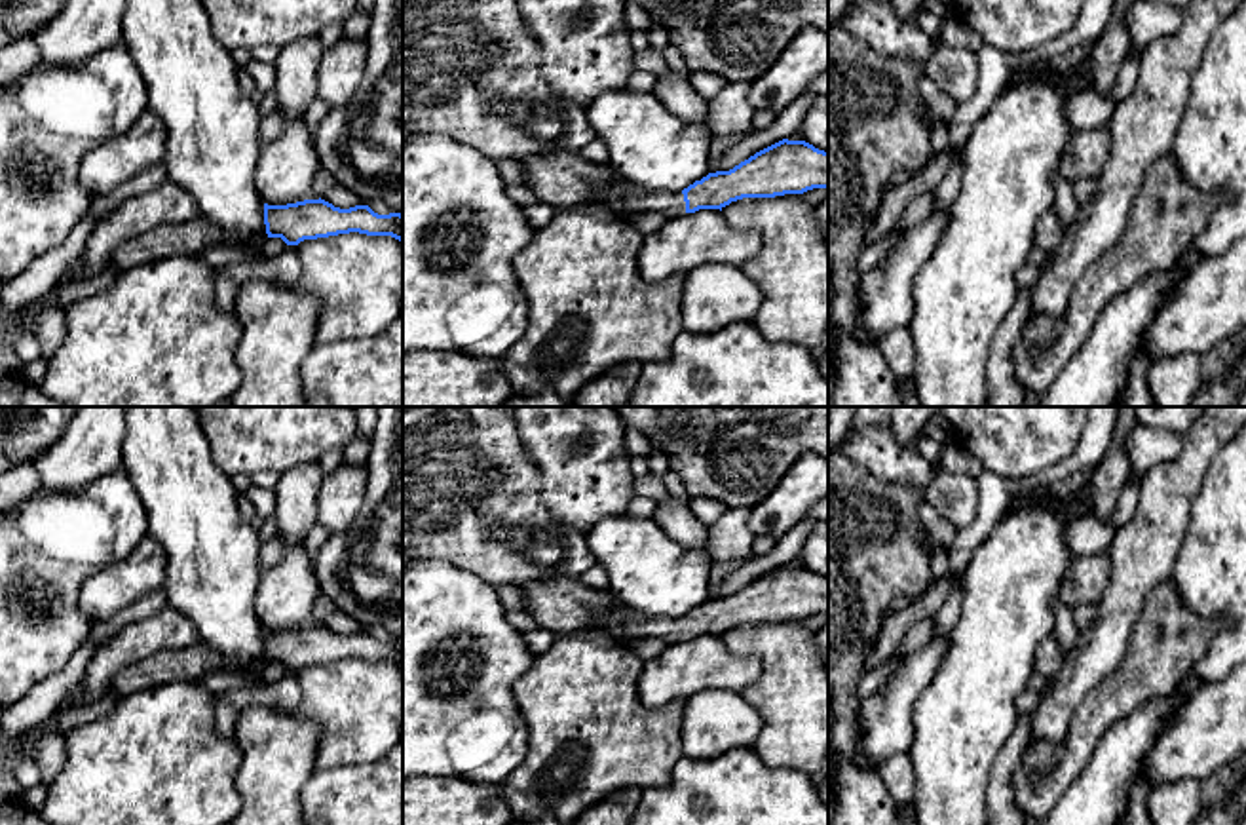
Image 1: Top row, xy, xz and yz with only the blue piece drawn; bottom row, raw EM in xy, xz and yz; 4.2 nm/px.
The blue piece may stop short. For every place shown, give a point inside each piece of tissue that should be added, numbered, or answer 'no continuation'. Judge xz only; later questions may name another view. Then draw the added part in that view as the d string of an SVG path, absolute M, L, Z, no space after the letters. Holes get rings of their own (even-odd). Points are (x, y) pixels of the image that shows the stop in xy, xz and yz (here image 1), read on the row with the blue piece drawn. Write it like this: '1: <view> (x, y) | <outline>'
1: xz (622, 196) | M615 177L615 181L598 194L614 211L663 213L667 219L686 215L684 194L648 192Z

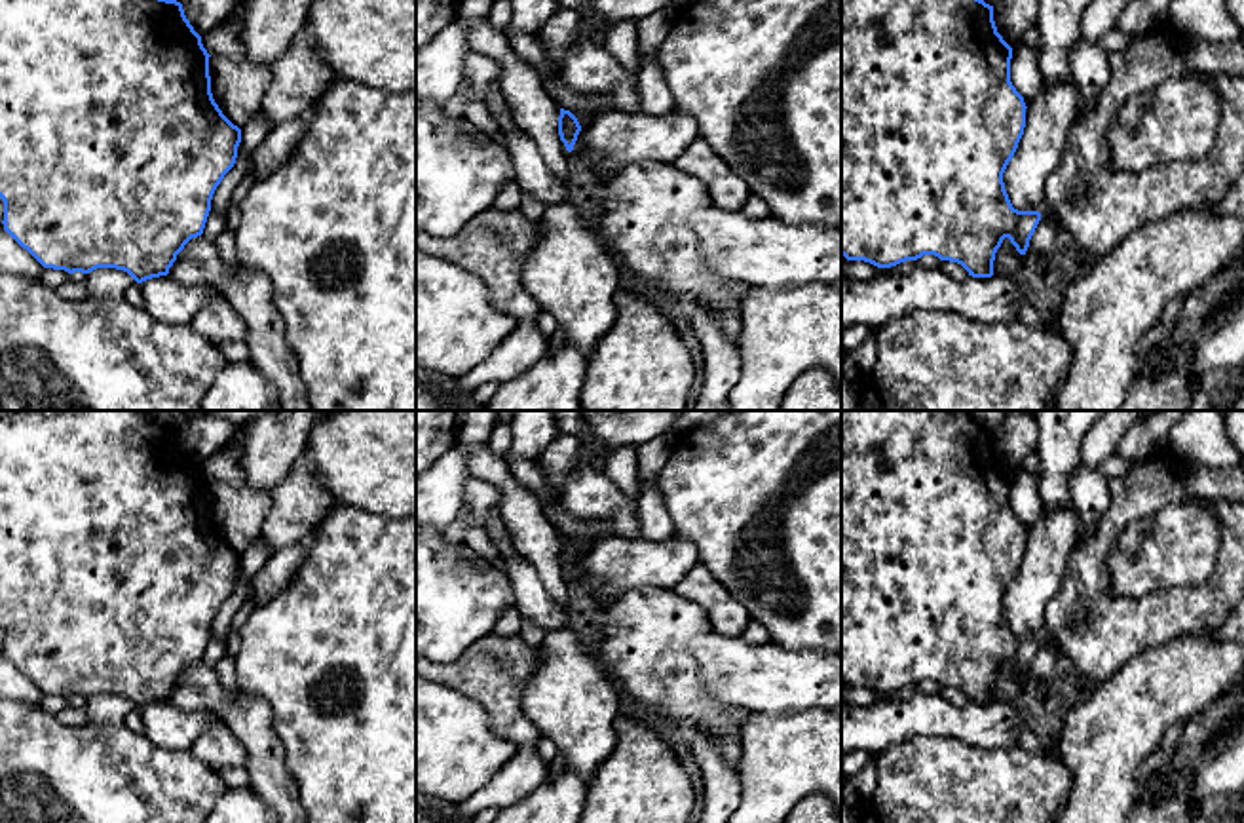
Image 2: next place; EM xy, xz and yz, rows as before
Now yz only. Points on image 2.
no continuation

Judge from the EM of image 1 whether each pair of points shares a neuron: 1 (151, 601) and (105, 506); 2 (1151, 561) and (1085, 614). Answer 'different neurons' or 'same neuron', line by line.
1: different neurons
2: different neurons

